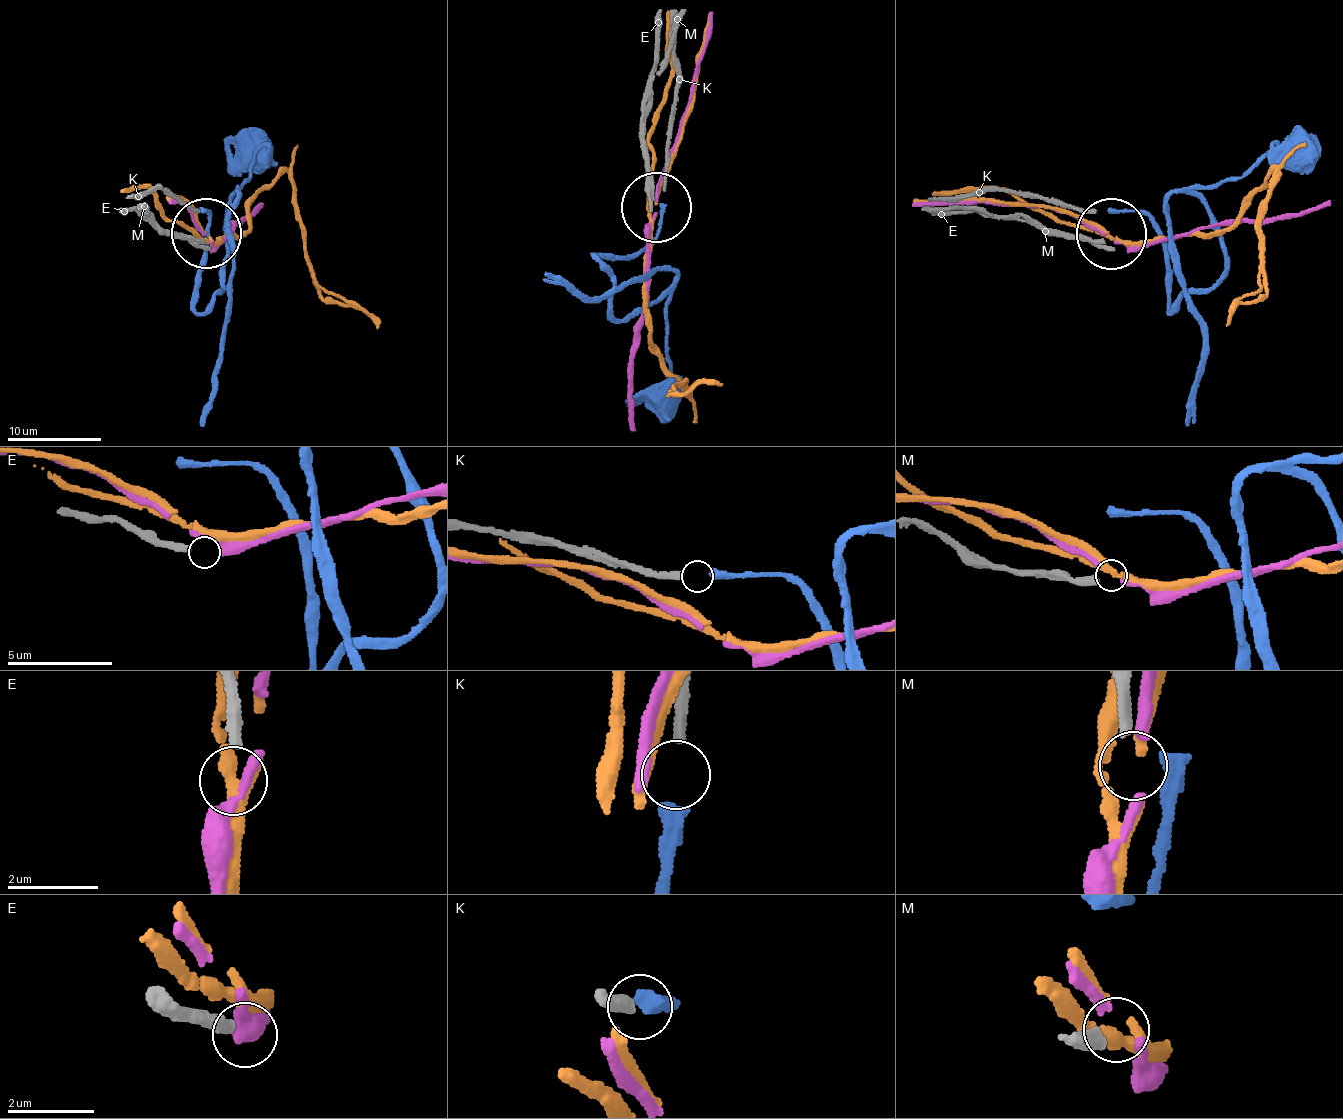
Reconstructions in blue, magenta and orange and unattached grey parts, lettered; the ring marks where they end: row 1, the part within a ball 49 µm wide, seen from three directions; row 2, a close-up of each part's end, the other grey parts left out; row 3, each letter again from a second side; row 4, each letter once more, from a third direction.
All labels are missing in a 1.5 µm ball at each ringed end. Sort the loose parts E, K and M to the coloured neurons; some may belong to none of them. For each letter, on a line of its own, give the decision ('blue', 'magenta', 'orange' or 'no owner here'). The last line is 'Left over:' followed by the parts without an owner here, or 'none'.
E: magenta
K: blue
M: no owner here
Left over: M

